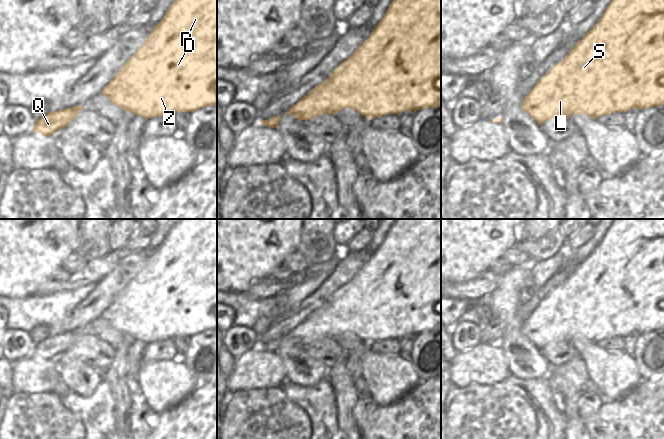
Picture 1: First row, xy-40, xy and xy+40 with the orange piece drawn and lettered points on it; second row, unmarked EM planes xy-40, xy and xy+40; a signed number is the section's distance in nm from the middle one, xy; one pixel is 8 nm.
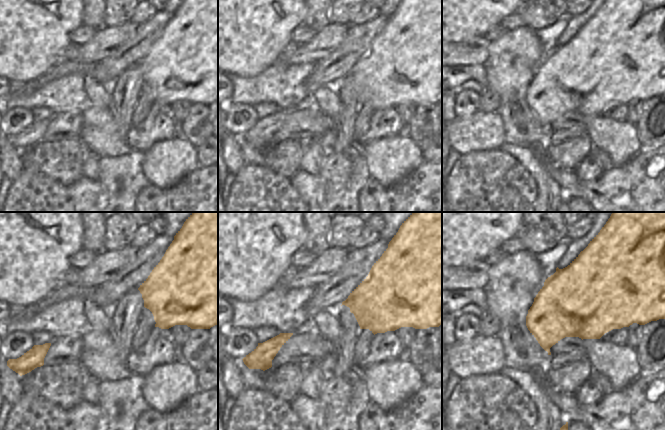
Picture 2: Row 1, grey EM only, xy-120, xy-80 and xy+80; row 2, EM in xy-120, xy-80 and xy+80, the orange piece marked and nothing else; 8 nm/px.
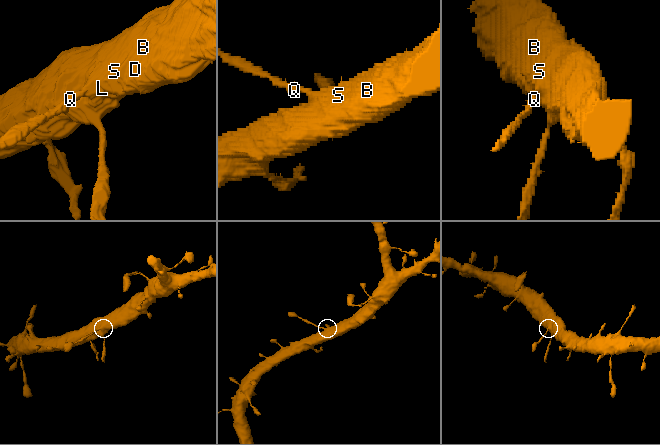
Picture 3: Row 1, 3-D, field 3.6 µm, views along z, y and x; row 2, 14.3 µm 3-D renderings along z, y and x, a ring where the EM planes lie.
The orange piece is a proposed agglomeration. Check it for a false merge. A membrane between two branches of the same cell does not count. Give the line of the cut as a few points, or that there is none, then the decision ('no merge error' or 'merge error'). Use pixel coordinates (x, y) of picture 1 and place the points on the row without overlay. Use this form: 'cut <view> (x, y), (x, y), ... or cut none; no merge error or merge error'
cut none; no merge error

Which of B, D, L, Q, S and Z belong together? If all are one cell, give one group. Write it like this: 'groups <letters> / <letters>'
groups B D L Q S Z

